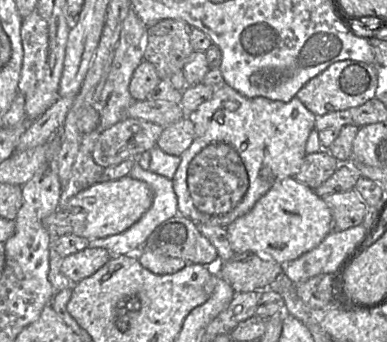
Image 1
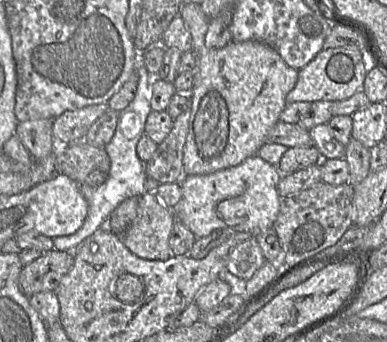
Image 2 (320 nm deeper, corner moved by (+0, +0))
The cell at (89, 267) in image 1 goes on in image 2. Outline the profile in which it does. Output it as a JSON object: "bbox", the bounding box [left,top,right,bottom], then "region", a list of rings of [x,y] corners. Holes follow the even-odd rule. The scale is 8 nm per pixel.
{"bbox":[19,249,73,298],"region":[[[56,249],[44,252],[33,262],[23,266],[19,275],[19,288],[28,298],[43,291],[55,292],[60,280],[73,264],[72,252]]]}

